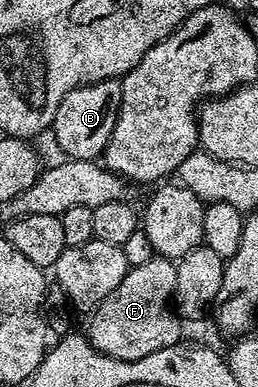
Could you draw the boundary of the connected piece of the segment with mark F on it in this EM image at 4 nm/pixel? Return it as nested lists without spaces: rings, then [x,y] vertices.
[[[153,256],[150,263],[129,268],[126,279],[114,287],[114,291],[103,303],[92,310],[87,318],[88,341],[98,351],[123,361],[146,359],[162,347],[181,344],[181,318],[174,312],[176,291],[176,261],[167,257]]]

